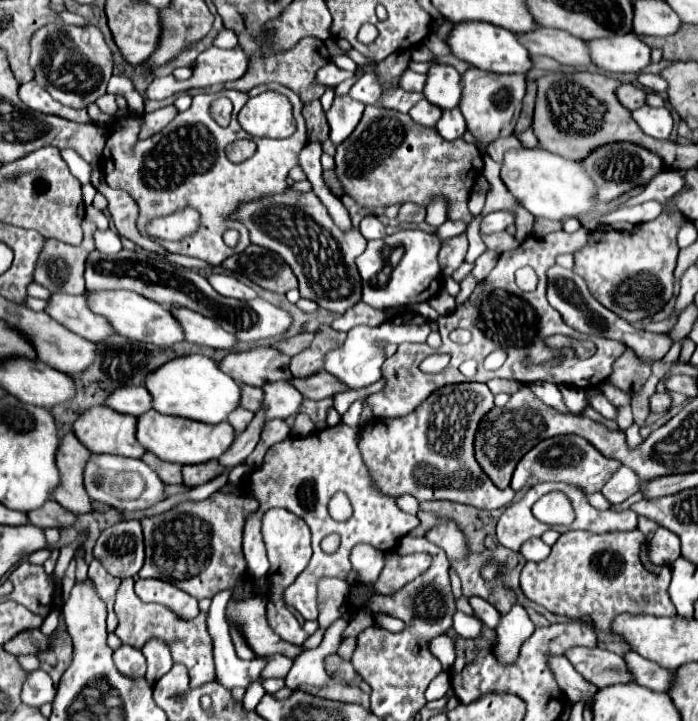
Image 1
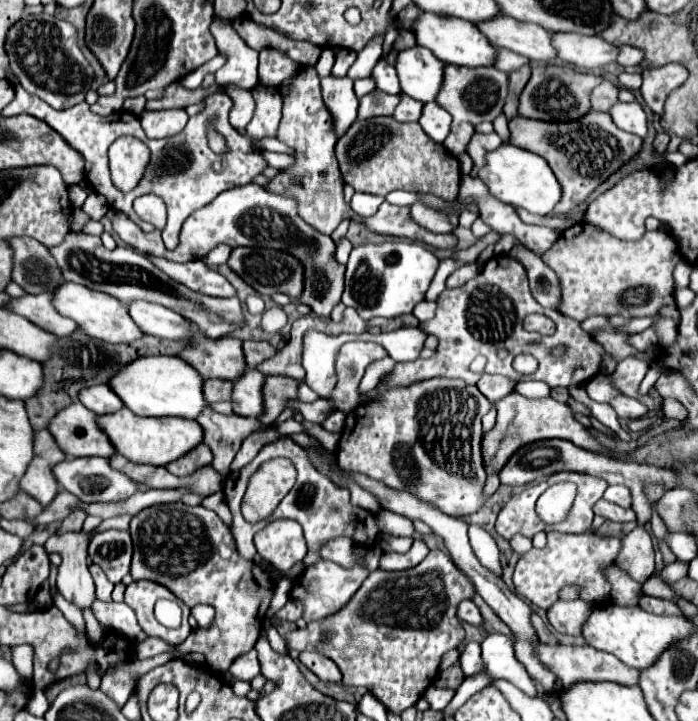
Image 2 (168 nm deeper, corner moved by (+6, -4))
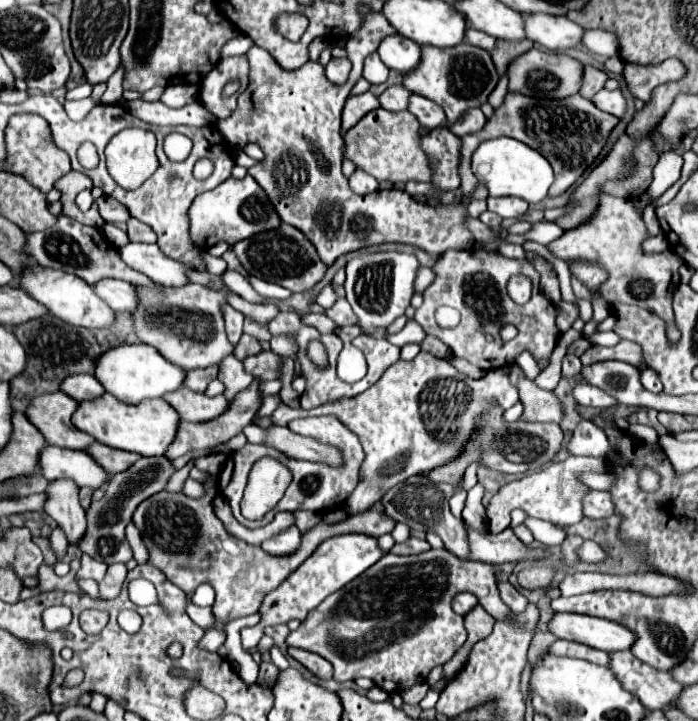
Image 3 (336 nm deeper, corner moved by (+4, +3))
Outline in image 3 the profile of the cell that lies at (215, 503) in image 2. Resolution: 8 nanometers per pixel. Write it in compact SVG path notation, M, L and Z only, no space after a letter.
M187 478L187 480L183 482L183 494L191 496L191 498L199 498L199 496L203 496L203 486L201 486L197 480Z

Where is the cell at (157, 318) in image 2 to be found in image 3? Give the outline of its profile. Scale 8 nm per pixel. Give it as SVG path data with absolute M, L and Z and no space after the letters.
M105 278L95 282L93 292L105 300L113 310L123 310L123 312L131 312L137 306L137 296L135 296L135 288L123 280L113 280L113 278Z

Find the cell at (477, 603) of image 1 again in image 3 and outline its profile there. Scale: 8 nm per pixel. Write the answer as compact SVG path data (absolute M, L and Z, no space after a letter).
M461 592L461 594L453 596L453 602L451 602L453 612L465 616L473 606L477 606L477 598L471 592Z

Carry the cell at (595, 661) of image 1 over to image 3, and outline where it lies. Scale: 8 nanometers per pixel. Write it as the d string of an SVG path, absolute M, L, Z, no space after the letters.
M499 582L499 594L503 598L503 602L515 610L515 612L523 612L525 610L525 604L527 604L527 598L515 590L515 586L511 586L509 582Z

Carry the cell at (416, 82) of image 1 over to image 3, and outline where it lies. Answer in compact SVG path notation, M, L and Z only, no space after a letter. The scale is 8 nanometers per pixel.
M369 54L363 62L363 76L371 82L371 84L383 84L389 76L389 68L383 66L379 54Z

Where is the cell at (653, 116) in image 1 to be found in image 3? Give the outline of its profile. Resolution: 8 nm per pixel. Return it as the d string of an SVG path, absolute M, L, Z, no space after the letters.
M599 90L593 98L591 98L591 102L599 108L599 110L603 110L603 112L609 112L609 114L613 114L613 116L623 116L623 112L625 112L625 98L623 98L623 94L621 94L621 90L613 90L613 92L609 92L609 90Z

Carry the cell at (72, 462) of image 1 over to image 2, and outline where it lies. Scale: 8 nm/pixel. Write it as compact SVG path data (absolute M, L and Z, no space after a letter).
M41 429L41 433L35 437L35 457L19 486L31 497L35 497L43 507L47 507L59 491L59 483L53 475L53 465L65 459L67 455L59 449L53 435L47 429Z

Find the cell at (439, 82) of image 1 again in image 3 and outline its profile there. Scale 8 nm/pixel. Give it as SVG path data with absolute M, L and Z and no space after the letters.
M399 34L385 36L377 48L383 64L399 70L401 74L407 74L407 70L413 70L415 64L419 64L419 50L421 46L417 42L411 42Z

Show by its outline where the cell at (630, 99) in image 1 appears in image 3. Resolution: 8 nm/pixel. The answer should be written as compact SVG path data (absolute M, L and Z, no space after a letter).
M589 64L583 66L583 82L581 82L579 94L581 94L583 98L591 98L599 88L603 88L605 80L607 80L607 74L605 74L603 70L593 68L593 66L589 66Z

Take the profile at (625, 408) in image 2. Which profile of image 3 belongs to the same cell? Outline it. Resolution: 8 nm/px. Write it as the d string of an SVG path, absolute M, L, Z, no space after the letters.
M585 382L577 384L573 388L573 398L577 404L581 406L595 406L595 408L609 408L609 406L615 406L619 404L615 398L611 398L609 394L603 394L603 390L595 388L595 386L589 386Z

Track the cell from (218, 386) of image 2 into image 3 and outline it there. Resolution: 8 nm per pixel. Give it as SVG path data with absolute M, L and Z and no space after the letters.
M209 366L209 368L195 368L195 370L187 370L185 372L185 380L183 386L191 388L193 392L205 392L207 384L211 380L217 378L217 366Z

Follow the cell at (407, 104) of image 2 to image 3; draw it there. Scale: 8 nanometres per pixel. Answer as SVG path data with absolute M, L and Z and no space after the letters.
M389 86L381 96L379 96L379 104L381 108L387 108L391 112L399 112L399 110L407 110L407 98L411 94L403 88L403 86Z

